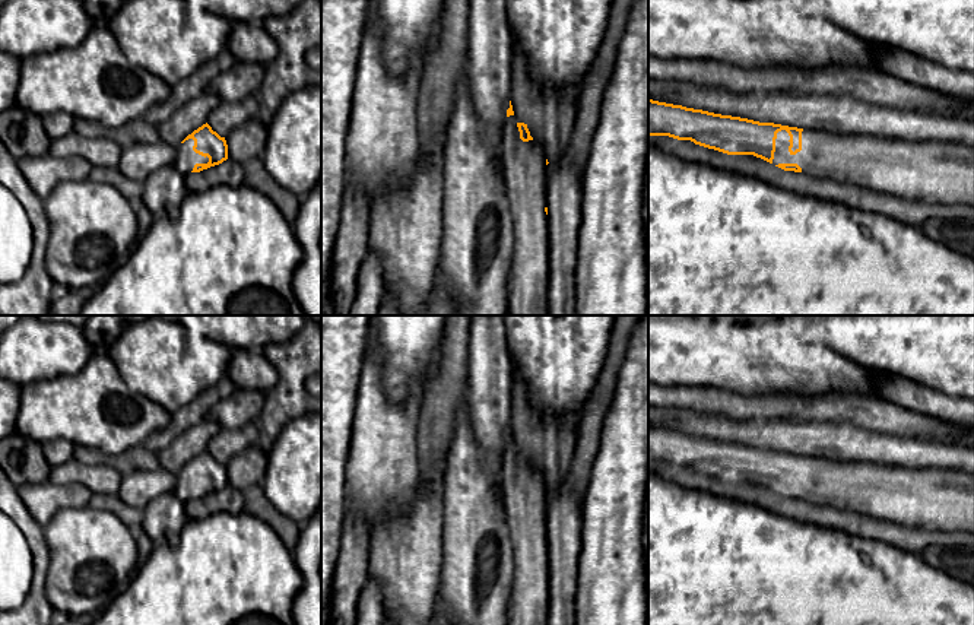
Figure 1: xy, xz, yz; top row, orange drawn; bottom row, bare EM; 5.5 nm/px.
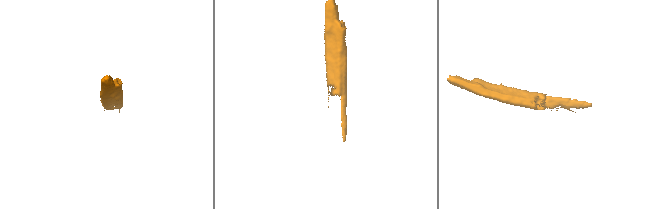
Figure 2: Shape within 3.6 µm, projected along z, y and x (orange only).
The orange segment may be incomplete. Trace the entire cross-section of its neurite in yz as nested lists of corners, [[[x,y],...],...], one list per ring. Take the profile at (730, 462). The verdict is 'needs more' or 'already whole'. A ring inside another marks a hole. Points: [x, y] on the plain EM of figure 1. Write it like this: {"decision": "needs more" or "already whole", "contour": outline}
{"decision": "needs more", "contour": [[[648,426],[648,463],[669,463],[727,482],[753,482],[784,498],[853,511],[908,529],[974,532],[974,473],[841,463],[714,441]]]}

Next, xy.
{"decision": "needs more", "contour": [[[206,450],[175,475],[175,496],[183,501],[200,499],[228,486],[228,472]]]}

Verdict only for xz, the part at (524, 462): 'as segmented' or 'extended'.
extended

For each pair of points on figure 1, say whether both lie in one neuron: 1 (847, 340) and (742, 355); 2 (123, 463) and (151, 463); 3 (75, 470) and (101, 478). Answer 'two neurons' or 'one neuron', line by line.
1: two neurons
2: one neuron
3: one neuron

